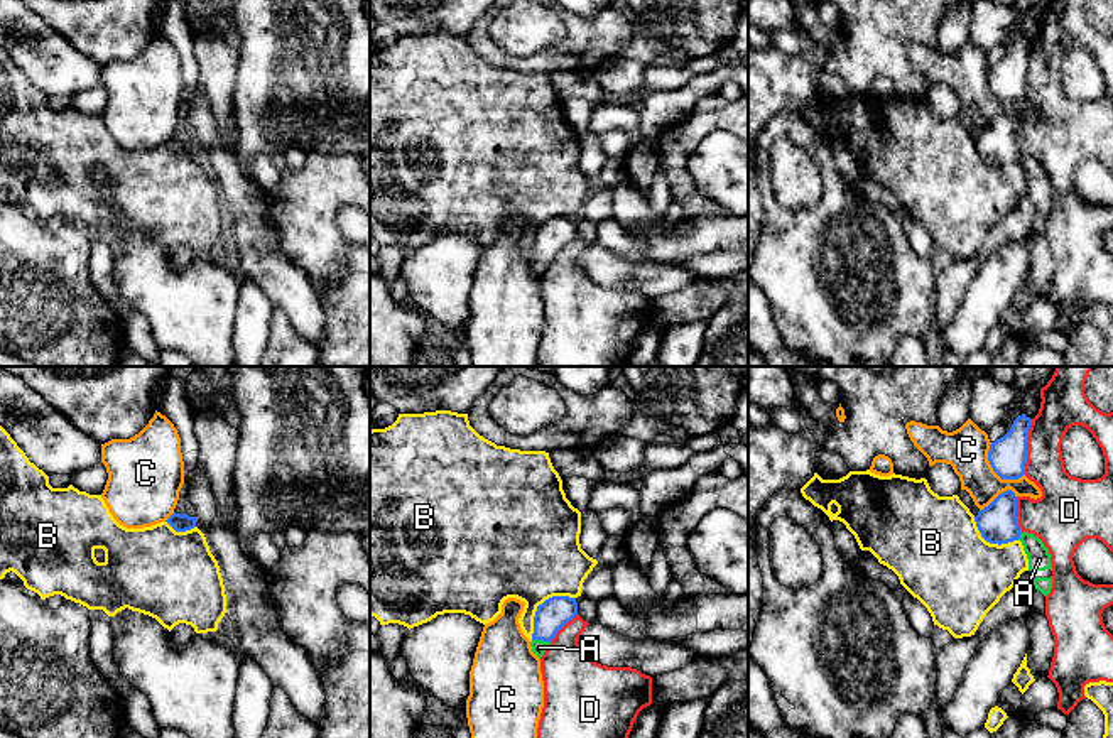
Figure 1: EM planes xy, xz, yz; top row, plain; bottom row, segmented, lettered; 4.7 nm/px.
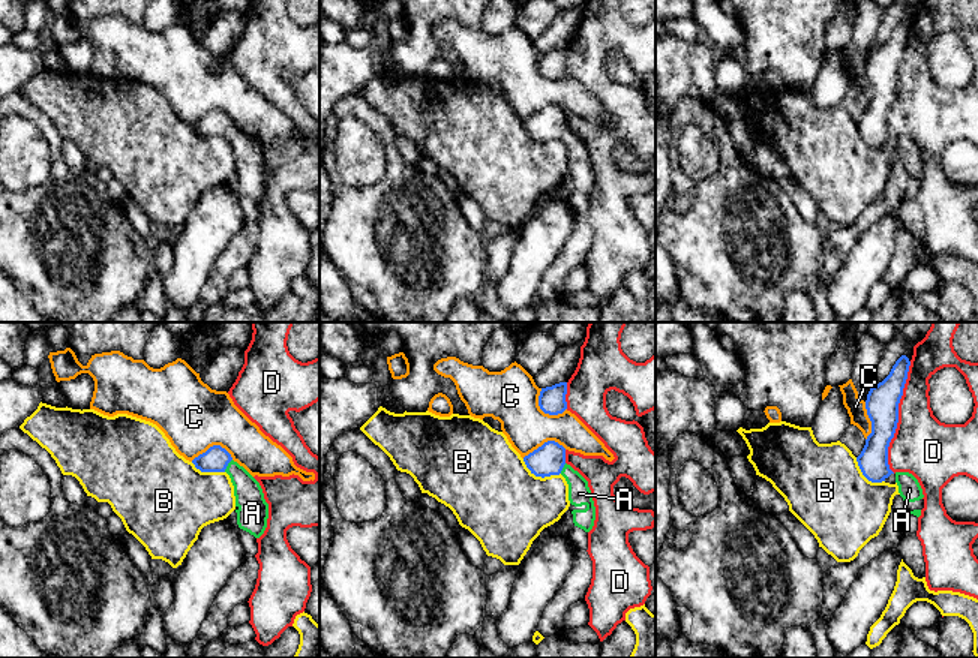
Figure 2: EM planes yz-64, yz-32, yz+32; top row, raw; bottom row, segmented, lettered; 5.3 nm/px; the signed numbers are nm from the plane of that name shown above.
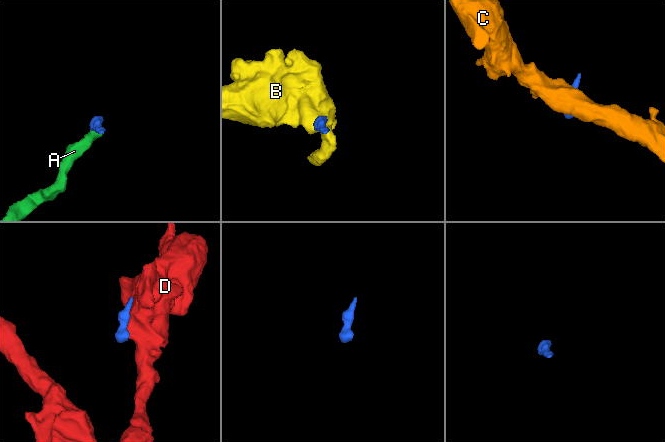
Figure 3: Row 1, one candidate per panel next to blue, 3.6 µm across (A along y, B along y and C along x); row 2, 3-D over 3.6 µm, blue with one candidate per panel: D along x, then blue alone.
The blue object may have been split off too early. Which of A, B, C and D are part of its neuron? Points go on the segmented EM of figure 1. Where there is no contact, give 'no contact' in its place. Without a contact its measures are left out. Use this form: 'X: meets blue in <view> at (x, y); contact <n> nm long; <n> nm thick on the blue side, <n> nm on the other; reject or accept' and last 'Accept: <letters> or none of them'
A: meets blue in xz at (541, 639); contact 90 nm long; 150 nm thick on the blue side, 70 nm on the other; accept
B: meets blue in xz at (539, 605); contact 300 nm long; 150 nm thick on the blue side, 440 nm on the other; reject
C: meets blue in yz at (993, 470); contact 220 nm long; 180 nm thick on the blue side, 200 nm on the other; reject
D: meets blue in yz at (1026, 446); contact 260 nm long; 180 nm thick on the blue side, 200 nm on the other; reject
Accept: A

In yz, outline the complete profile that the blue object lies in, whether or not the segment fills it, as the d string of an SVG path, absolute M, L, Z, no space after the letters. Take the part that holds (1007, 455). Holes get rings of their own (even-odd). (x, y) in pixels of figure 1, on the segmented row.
M1022 414L1003 437L990 444L988 461L1002 480L1018 480L1025 475L1030 424L1032 419Z

